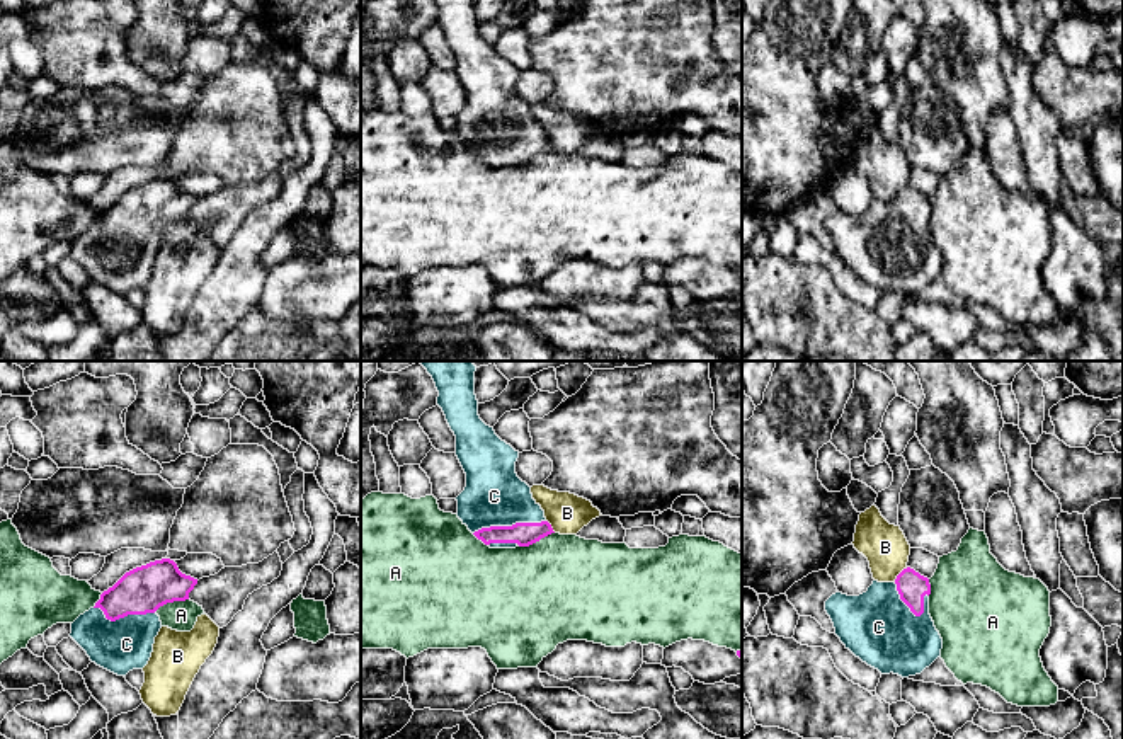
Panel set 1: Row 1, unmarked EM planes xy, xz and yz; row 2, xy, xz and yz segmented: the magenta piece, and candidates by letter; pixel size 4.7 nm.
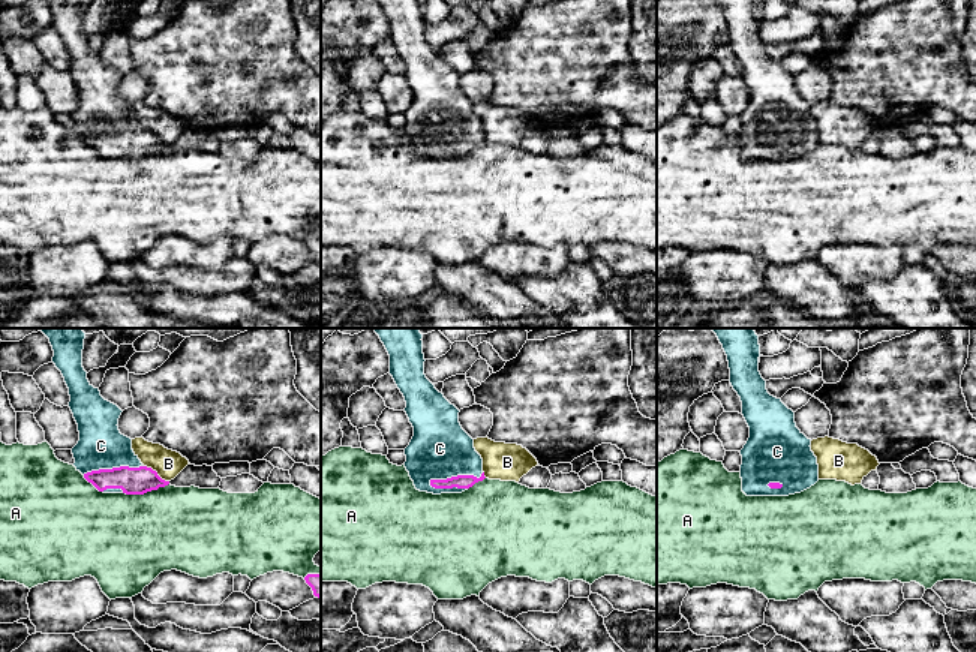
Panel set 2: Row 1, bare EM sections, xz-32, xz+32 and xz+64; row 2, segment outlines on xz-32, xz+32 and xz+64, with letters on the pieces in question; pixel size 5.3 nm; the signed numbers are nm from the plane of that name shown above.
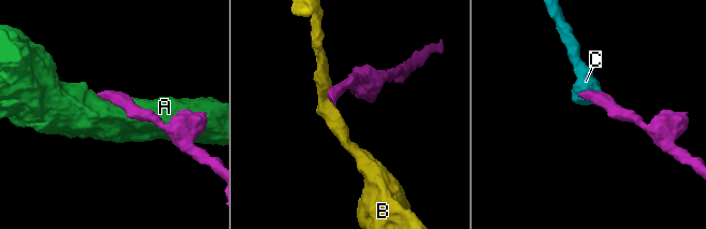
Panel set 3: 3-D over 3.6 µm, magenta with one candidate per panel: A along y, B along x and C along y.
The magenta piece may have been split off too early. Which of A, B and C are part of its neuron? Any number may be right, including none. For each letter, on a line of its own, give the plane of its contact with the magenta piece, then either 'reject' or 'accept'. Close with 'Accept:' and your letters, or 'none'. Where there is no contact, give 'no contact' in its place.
A: meets magenta in xz; reject
B: meets magenta in yz; reject
C: meets magenta in xz; accept
Accept: C

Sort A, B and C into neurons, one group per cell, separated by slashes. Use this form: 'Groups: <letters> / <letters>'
Groups: A / B / C

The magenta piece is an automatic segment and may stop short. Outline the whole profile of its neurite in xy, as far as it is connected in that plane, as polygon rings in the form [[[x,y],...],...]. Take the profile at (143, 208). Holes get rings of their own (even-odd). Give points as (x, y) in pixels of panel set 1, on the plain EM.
[[[170,177],[136,186],[71,242],[70,255],[92,281],[117,295],[143,288],[162,247],[155,230],[189,218],[196,203],[197,198],[182,192]]]

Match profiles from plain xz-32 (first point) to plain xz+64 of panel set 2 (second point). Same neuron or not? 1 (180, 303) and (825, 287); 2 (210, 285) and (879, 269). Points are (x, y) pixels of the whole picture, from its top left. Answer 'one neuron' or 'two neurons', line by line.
1: one neuron
2: two neurons

